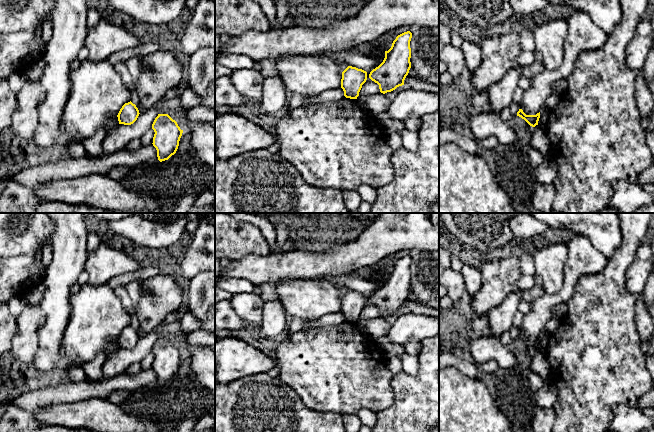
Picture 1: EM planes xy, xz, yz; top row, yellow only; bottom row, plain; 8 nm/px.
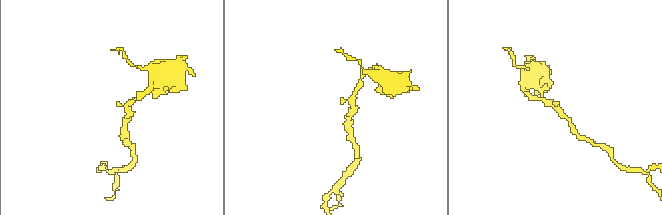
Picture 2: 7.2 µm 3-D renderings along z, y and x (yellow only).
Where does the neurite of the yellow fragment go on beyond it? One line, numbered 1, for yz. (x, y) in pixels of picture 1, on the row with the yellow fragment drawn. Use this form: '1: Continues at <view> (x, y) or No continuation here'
1: No continuation here

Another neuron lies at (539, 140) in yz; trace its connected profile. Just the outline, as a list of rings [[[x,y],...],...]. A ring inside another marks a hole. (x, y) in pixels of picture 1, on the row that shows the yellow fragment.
[[[536,125],[533,129],[530,147],[539,151],[544,158],[551,156],[550,141],[547,133],[547,127]]]

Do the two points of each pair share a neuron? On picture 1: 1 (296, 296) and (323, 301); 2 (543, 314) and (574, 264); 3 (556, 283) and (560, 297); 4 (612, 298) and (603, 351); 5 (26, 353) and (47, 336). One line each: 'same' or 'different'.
1: same
2: same
3: different
4: same
5: different

